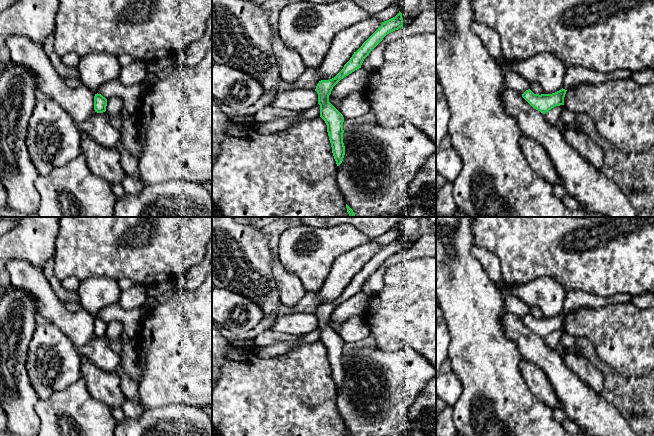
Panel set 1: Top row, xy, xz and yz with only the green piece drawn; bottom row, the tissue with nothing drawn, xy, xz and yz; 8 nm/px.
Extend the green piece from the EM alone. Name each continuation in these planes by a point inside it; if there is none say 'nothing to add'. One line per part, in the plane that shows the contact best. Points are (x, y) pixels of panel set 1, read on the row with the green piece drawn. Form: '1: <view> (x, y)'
nothing to add

